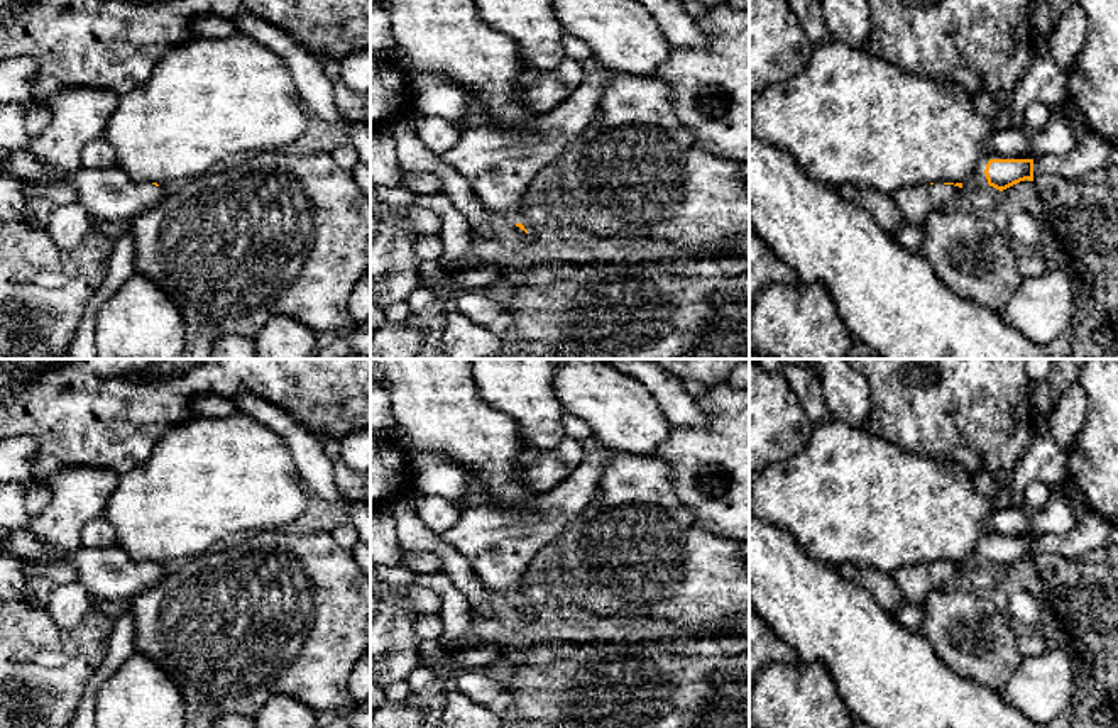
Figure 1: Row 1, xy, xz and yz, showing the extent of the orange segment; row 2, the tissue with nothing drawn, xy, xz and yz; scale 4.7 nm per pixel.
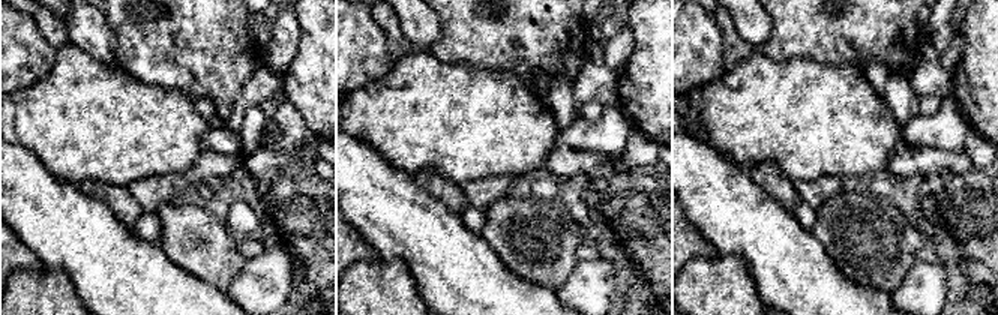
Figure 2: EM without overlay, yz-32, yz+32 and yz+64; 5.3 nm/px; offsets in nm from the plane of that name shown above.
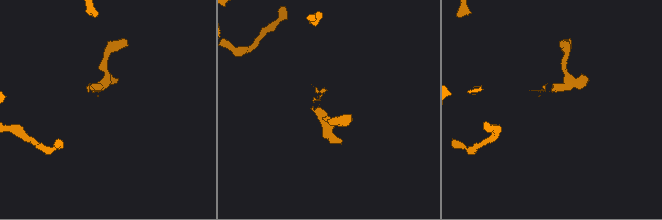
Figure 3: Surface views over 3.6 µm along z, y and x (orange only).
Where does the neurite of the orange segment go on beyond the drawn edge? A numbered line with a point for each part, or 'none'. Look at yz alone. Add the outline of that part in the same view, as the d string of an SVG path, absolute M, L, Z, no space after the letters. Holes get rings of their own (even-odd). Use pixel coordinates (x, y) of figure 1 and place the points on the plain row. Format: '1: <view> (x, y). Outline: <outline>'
1: yz (915, 581). Outline: M988 533L981 538L974 552L962 560L962 565L944 564L942 560L934 564L918 564L896 569L891 572L896 586L900 587L905 601L913 604L922 604L929 593L942 587L947 581L951 581L961 569L973 569L989 565L984 549L989 538L1033 538L1033 533L1025 535L1000 535Z

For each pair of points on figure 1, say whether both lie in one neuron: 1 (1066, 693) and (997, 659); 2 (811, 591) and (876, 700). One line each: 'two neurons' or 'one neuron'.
1: two neurons
2: one neuron

